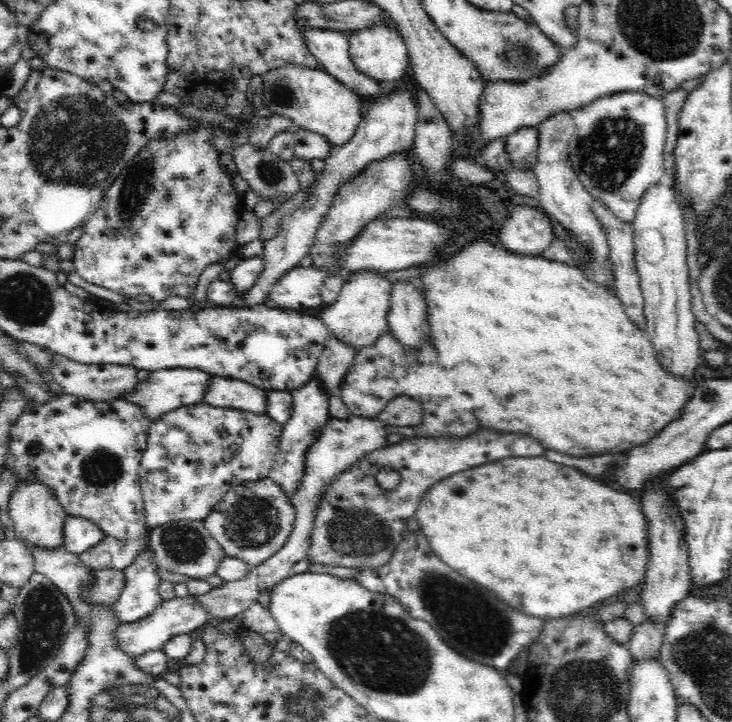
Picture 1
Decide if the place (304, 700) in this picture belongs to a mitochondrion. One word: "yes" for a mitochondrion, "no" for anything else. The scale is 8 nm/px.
yes

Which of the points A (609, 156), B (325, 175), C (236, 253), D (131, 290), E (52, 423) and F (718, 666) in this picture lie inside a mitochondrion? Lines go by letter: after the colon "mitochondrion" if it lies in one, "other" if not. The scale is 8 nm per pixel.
A: mitochondrion
B: other
C: other
D: other
E: other
F: mitochondrion

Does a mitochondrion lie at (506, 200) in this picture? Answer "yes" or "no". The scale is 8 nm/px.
no

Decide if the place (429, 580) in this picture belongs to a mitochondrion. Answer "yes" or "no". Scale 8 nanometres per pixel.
yes

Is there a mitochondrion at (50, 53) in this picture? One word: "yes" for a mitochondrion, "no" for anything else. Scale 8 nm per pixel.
no

